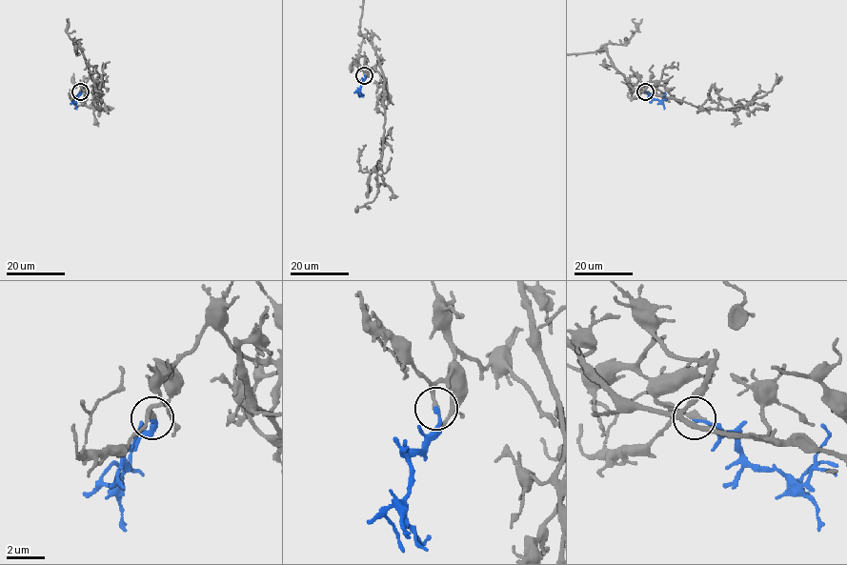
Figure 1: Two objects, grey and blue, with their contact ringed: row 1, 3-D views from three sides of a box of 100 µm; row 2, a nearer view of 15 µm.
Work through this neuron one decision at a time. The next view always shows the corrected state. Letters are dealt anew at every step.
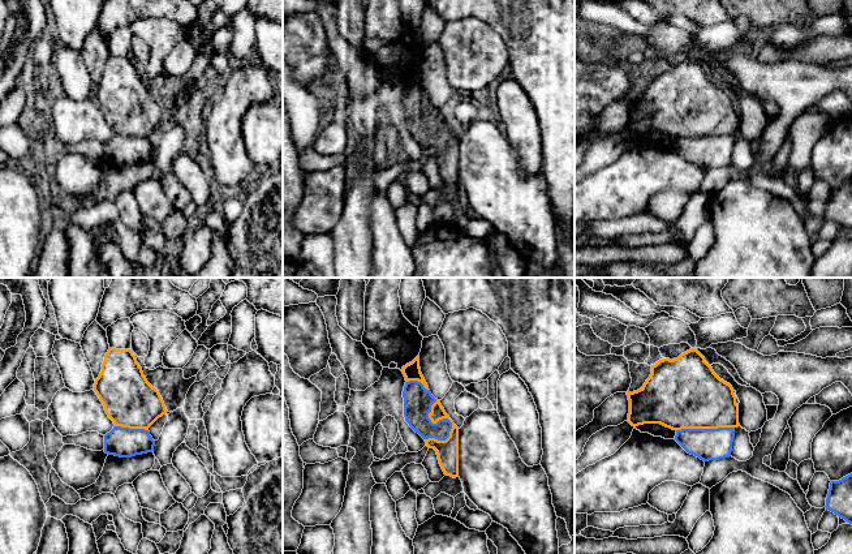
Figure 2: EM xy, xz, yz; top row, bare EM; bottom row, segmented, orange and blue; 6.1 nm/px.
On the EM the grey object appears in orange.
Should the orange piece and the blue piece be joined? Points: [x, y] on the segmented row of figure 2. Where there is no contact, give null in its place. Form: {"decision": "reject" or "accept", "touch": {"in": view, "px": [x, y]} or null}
{"decision": "reject", "touch": {"in": "xz", "px": [439, 419]}}

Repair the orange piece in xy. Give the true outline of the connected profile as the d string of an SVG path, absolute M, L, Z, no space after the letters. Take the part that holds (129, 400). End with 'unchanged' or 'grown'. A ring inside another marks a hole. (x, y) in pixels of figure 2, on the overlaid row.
M108 349L94 391L115 426L149 430L167 413L159 391L147 382L130 349Z | unchanged

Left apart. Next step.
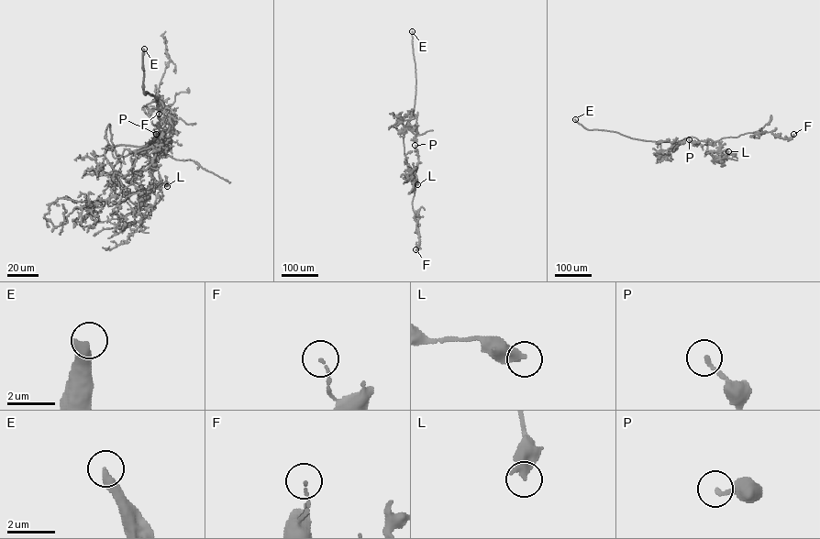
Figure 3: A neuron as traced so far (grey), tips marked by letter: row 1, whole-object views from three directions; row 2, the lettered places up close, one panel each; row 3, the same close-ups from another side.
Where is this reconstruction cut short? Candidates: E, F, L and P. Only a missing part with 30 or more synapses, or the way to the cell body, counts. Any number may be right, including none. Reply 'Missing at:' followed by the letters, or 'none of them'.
Missing at: E

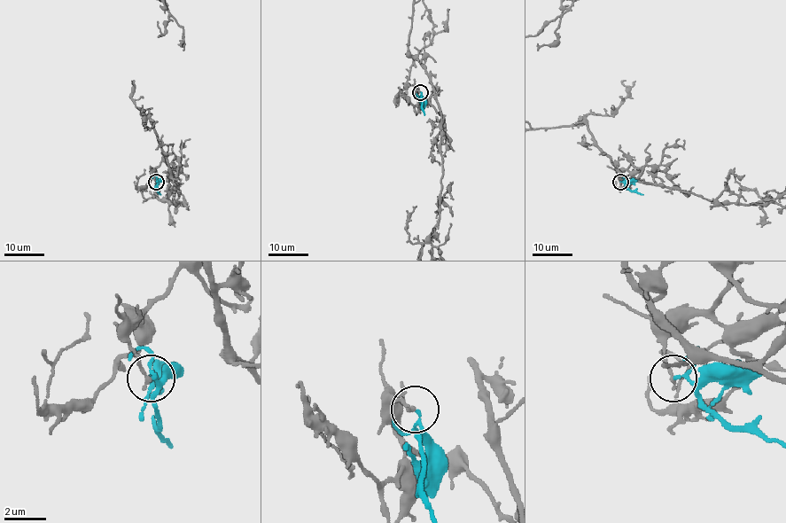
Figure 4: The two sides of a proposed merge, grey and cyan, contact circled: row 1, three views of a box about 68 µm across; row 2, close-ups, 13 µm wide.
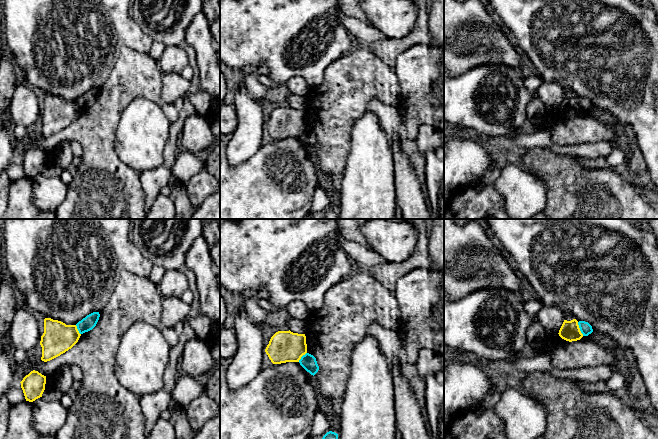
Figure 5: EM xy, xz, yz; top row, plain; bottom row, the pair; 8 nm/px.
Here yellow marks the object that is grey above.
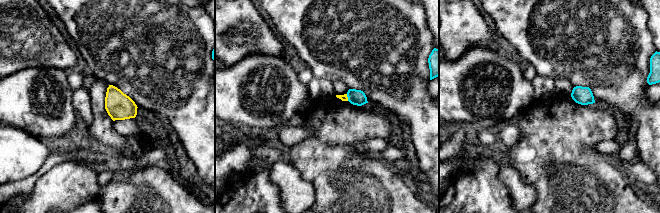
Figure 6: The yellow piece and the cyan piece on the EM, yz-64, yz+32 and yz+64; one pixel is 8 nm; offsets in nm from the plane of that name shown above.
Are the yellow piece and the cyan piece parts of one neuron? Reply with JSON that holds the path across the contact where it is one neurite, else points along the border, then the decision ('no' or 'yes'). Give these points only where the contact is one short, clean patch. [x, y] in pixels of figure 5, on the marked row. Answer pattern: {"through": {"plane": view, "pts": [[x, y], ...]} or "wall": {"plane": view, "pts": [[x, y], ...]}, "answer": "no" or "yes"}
{"wall": {"plane": "yz", "pts": [[577, 322], [583, 335]]}, "answer": "no"}

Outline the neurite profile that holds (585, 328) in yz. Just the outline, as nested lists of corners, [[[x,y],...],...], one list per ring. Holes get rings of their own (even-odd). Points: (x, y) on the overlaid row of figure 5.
[[[579,321],[578,325],[583,336],[588,336],[593,332],[592,326],[588,322]]]

